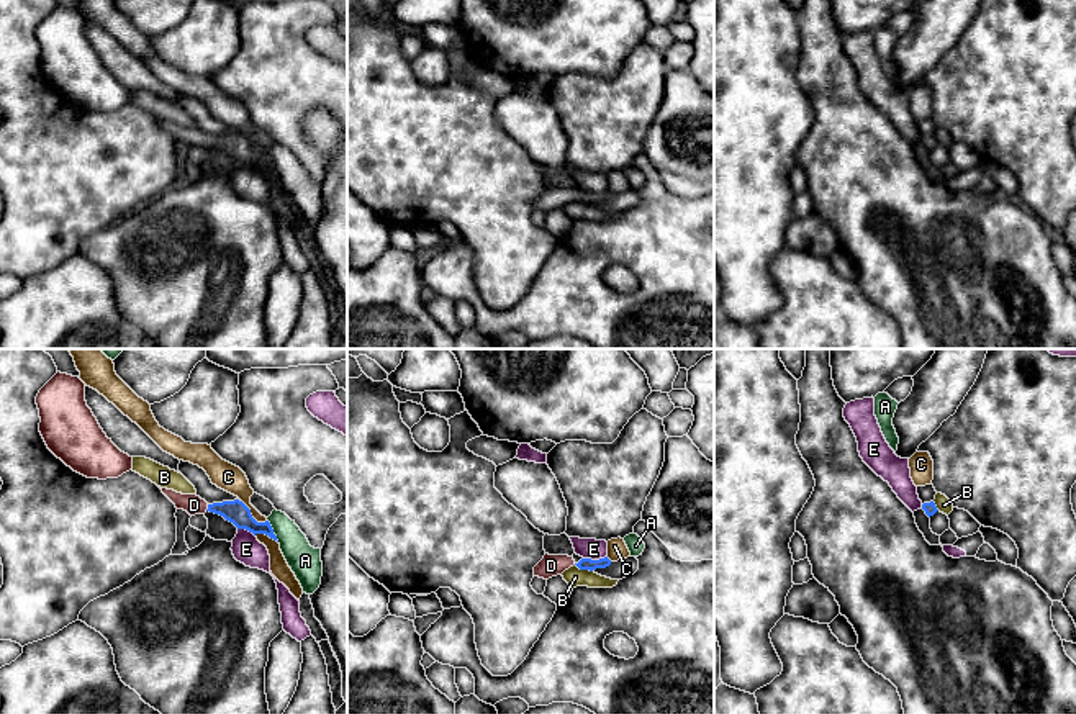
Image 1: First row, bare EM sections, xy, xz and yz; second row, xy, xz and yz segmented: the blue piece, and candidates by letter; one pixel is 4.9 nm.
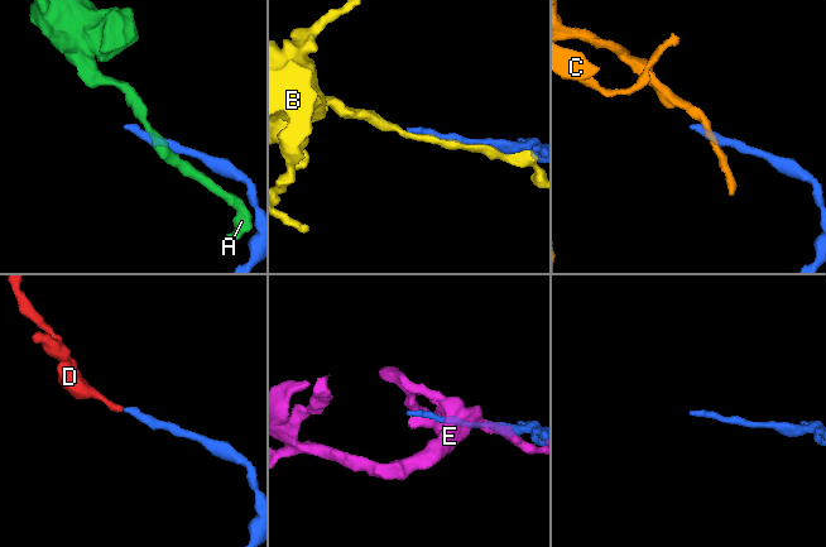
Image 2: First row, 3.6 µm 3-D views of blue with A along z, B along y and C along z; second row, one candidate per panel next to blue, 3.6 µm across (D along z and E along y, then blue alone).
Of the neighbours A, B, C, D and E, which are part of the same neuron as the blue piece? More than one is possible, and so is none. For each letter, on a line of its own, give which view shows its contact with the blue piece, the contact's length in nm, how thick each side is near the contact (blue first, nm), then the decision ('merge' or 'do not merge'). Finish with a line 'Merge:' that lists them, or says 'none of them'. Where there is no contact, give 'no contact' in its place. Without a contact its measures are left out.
A: contact in xy; length 130 nm; calibres 110 and 160 nm; do not merge
B: contact in xz; length 100 nm; calibres 60 and 90 nm; do not merge
C: contact in xy; length 170 nm; calibres 110 and 140 nm; do not merge
D: contact in xy; length 40 nm; calibres 110 and 100 nm; merge
E: contact in xz; length 120 nm; calibres 60 and 100 nm; do not merge
Merge: D

